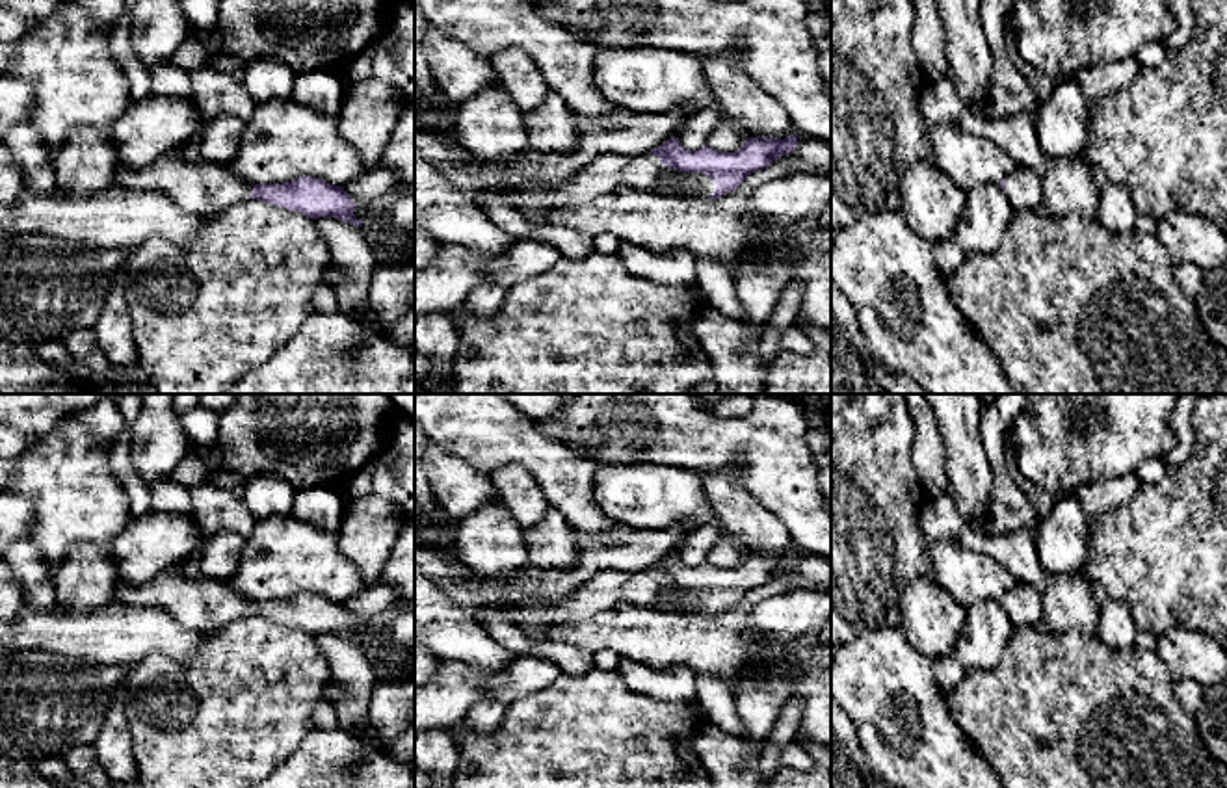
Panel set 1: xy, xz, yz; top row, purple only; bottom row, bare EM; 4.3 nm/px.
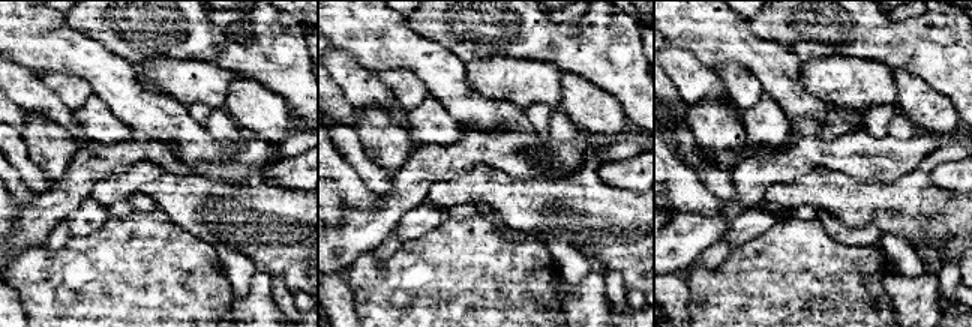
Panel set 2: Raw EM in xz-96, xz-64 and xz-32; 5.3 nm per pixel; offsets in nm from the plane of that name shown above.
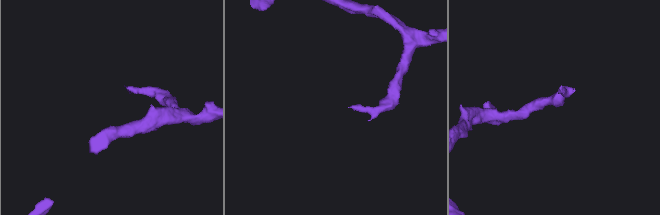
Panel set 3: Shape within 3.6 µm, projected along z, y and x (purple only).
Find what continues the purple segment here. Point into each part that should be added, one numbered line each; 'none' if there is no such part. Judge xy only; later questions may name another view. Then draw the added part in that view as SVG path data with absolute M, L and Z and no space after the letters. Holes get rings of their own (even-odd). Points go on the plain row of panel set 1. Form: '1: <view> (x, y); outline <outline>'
1: xy (203, 604); outline M165 571L143 585L117 584L115 602L126 606L151 606L175 615L182 626L197 632L214 632L253 610L253 600L212 578L184 580Z

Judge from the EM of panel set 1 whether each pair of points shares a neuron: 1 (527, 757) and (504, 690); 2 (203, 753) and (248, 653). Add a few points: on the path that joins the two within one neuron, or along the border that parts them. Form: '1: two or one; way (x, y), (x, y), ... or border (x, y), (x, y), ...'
1: two; border (549, 686), (517, 697), (508, 705)
2: one; way (214, 729), (248, 696), (248, 677)

